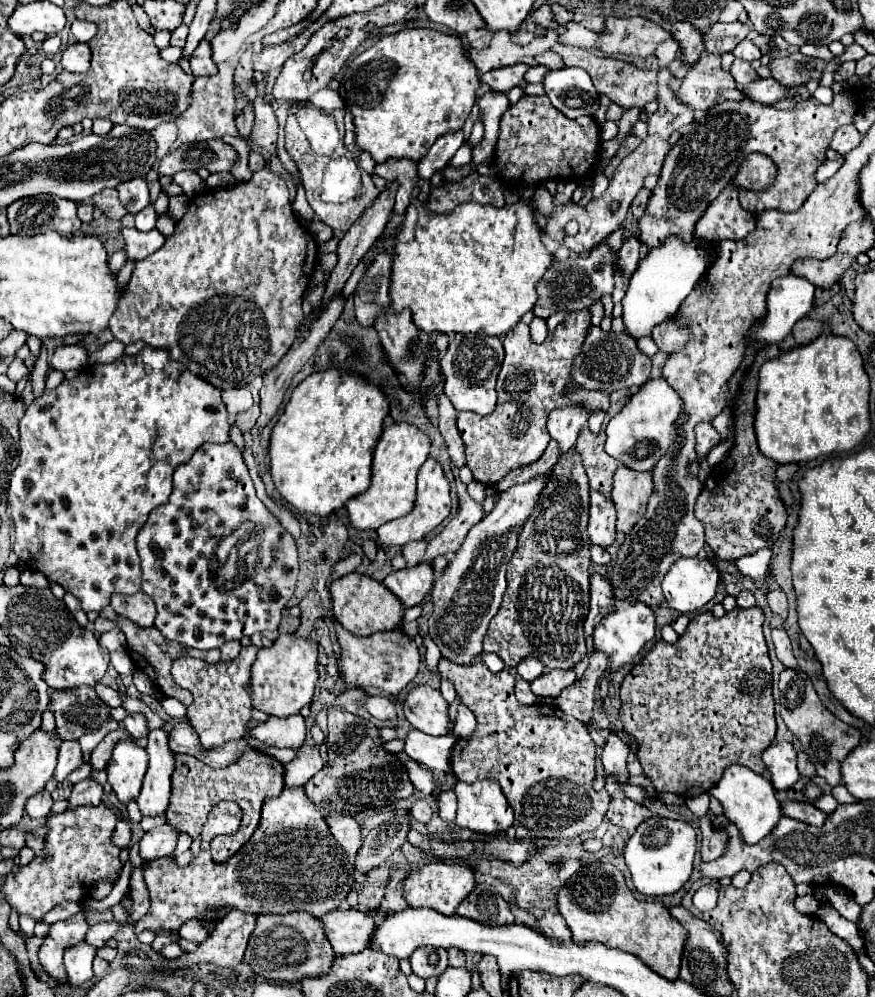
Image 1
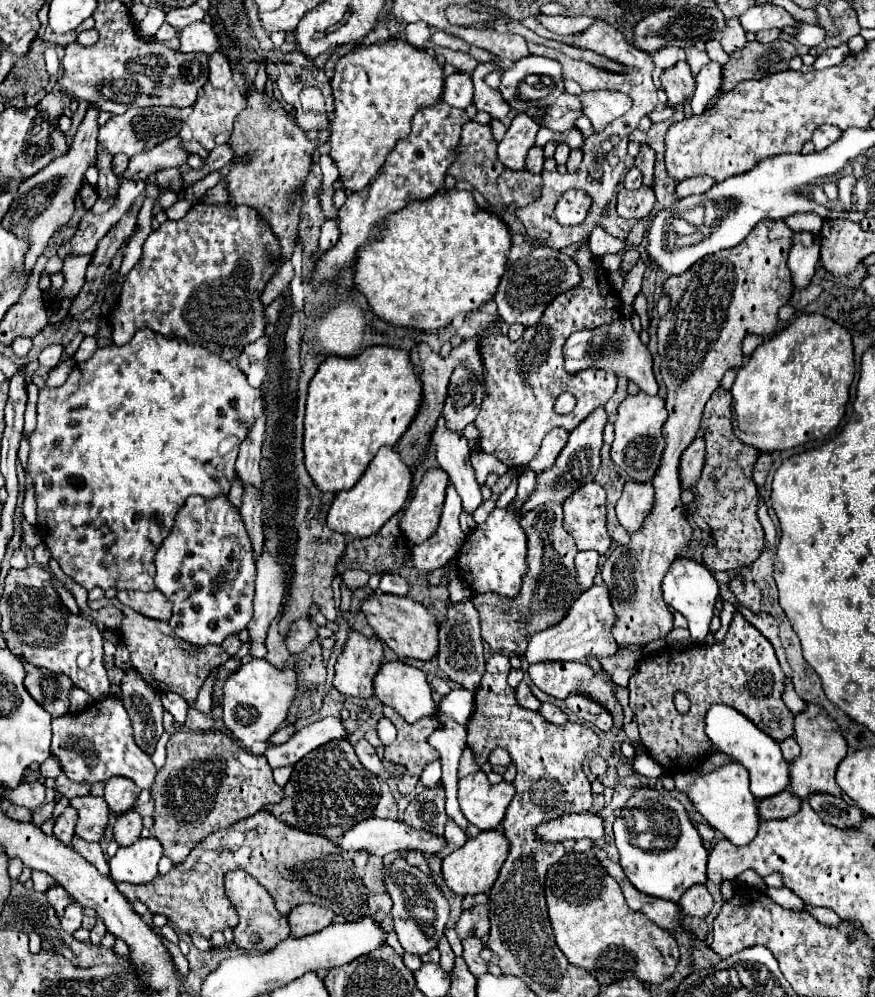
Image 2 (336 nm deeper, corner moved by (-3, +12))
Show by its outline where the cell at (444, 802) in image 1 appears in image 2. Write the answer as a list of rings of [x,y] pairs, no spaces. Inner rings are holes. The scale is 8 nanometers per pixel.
[[[449,818],[447,820],[447,824],[445,824],[445,838],[449,840],[449,846],[451,848],[445,848],[445,850],[441,850],[437,856],[439,858],[445,858],[445,854],[447,852],[451,852],[451,850],[457,850],[459,846],[463,846],[465,842],[467,842],[467,836],[465,836],[465,830],[453,820],[453,818]]]

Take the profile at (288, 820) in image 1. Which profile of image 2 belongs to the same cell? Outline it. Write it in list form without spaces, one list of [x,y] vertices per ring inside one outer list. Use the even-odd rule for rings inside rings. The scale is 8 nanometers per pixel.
[[[267,810],[257,812],[225,830],[203,838],[185,862],[171,868],[169,874],[157,874],[149,884],[117,884],[129,902],[143,902],[153,914],[165,914],[181,932],[197,932],[211,938],[215,930],[237,926],[239,916],[223,890],[225,872],[241,868],[251,874],[273,896],[277,910],[289,914],[303,902],[333,908],[345,918],[361,918],[367,910],[367,888],[359,878],[353,854],[319,834],[307,834],[273,818]]]

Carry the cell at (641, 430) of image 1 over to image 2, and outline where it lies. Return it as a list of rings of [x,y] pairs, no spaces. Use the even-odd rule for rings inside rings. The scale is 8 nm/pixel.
[[[637,392],[633,396],[627,396],[619,404],[619,412],[615,418],[615,440],[611,446],[611,458],[613,462],[627,472],[631,480],[637,482],[651,482],[659,460],[661,452],[665,448],[663,436],[661,436],[661,426],[667,420],[667,408],[665,400],[661,396],[649,396],[645,392]]]

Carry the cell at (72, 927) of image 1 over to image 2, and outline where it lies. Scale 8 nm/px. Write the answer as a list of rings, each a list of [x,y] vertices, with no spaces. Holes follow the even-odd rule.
[[[55,884],[53,888],[49,888],[49,890],[47,890],[47,900],[49,900],[49,904],[53,906],[53,910],[55,910],[57,918],[61,918],[61,916],[63,916],[65,908],[67,908],[69,904],[75,904],[73,896],[69,896],[69,894],[59,886],[59,884]]]

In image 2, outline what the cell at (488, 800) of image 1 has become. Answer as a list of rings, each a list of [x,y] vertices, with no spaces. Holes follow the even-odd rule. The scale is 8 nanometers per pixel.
[[[483,770],[459,780],[459,806],[465,818],[479,830],[493,830],[501,824],[515,788],[507,782],[489,784]]]

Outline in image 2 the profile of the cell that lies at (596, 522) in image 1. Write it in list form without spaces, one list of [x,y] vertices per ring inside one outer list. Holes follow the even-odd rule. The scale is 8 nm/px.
[[[589,482],[563,502],[563,526],[573,536],[579,550],[597,550],[605,554],[611,536],[605,528],[605,490]]]

